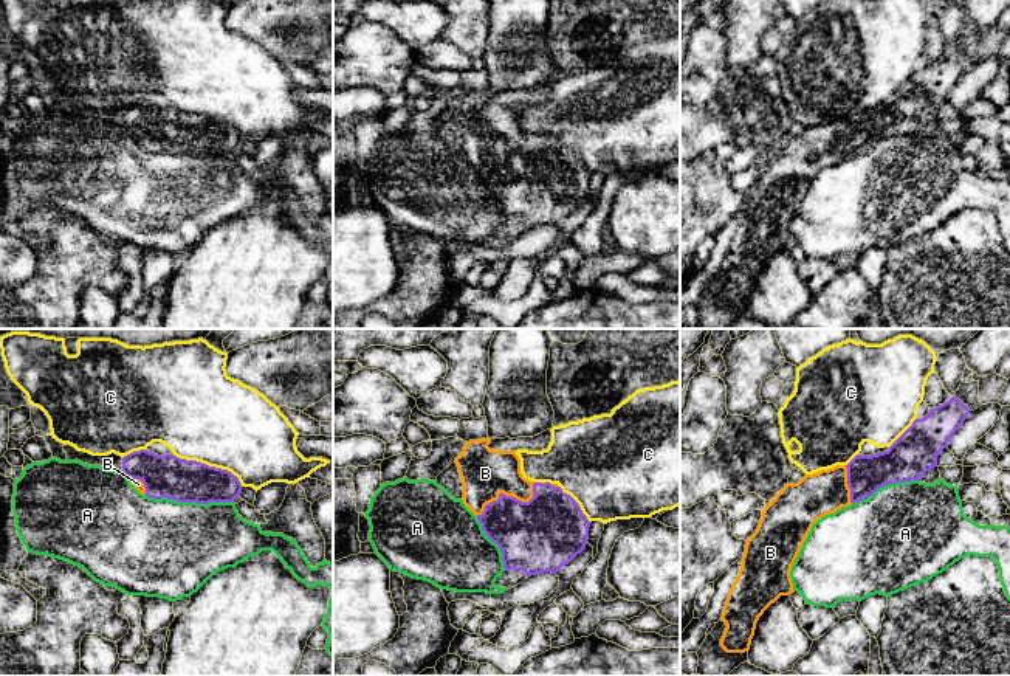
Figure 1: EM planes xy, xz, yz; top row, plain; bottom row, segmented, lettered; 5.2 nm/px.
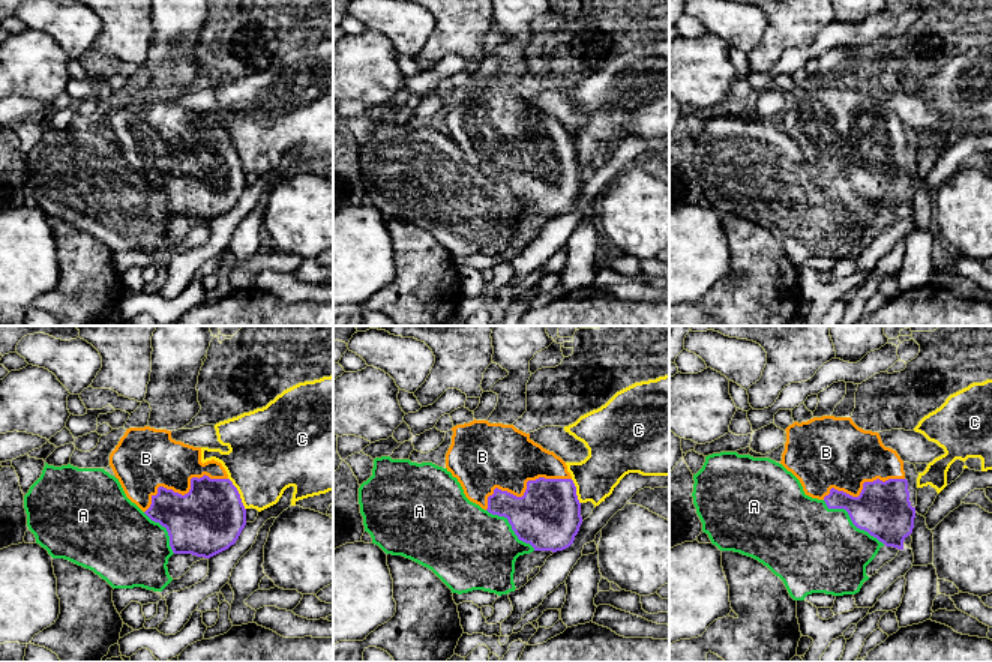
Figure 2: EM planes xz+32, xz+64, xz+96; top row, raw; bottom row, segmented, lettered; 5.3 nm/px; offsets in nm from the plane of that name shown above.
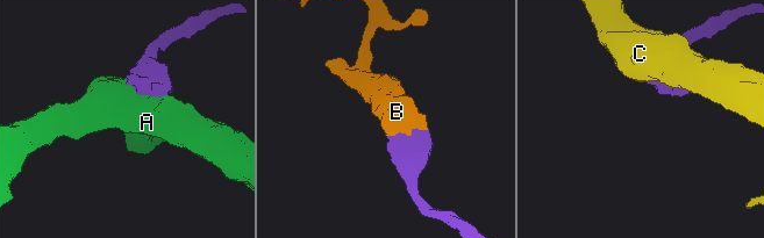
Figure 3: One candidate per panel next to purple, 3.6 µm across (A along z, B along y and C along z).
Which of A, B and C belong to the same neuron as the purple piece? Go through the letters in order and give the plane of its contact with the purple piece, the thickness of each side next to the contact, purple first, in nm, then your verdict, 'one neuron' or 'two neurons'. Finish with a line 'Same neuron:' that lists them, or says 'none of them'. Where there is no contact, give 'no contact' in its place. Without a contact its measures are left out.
A: xy | 220/480 nm | two neurons
B: xz | 380/260 nm | one neuron
C: xy | 220/480 nm | two neurons
Same neuron: B

